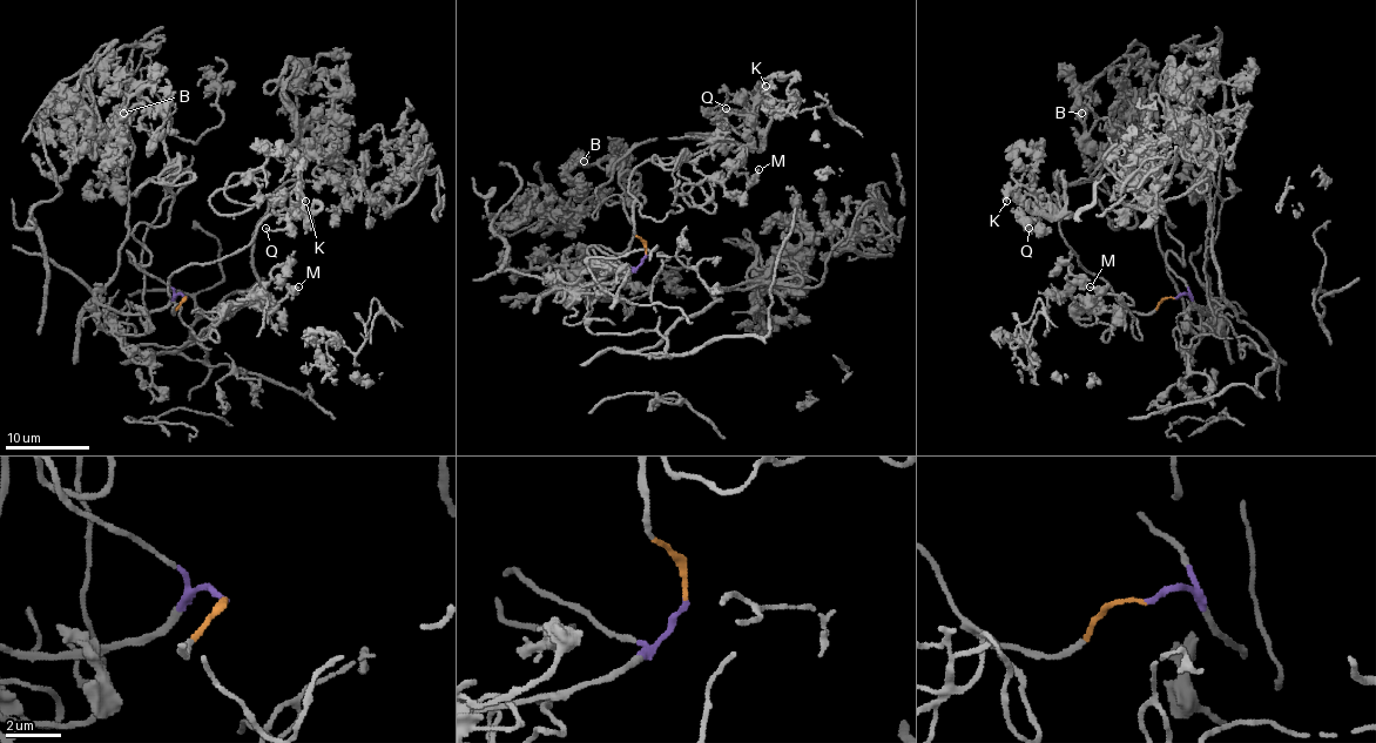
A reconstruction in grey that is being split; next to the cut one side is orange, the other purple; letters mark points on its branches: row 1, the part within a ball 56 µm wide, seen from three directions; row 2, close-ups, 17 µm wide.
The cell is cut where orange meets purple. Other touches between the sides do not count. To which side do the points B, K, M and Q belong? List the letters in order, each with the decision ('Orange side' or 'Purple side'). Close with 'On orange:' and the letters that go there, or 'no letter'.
B: Purple side
K: Orange side
M: Orange side
Q: Orange side
On orange: K, M, Q

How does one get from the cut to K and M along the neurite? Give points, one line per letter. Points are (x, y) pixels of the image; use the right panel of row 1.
K: (1174, 298), (1139, 315), (1078, 262), (1059, 227), (1065, 208), (1054, 193), (1019, 187), (1006, 201)
M: (1174, 298), (1147, 315), (1121, 306), (1140, 339), (1130, 312), (1118, 323), (1090, 288)

